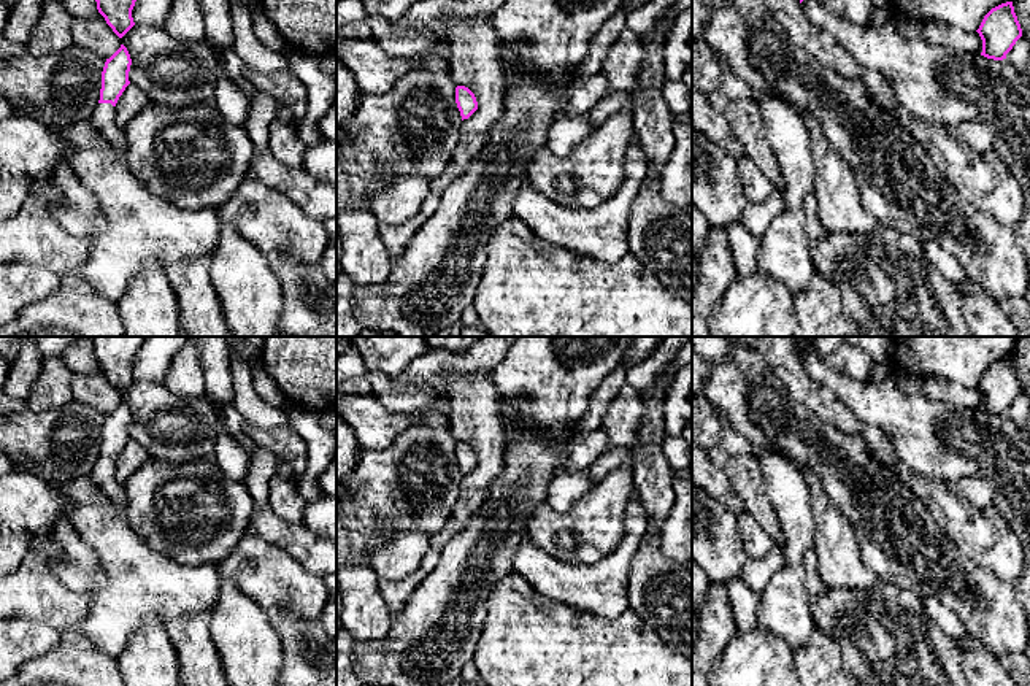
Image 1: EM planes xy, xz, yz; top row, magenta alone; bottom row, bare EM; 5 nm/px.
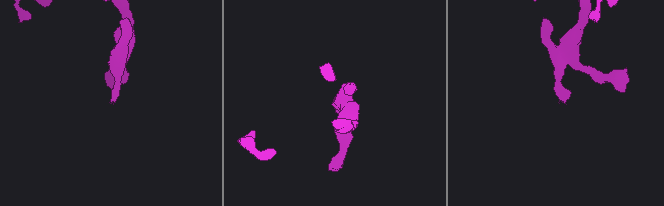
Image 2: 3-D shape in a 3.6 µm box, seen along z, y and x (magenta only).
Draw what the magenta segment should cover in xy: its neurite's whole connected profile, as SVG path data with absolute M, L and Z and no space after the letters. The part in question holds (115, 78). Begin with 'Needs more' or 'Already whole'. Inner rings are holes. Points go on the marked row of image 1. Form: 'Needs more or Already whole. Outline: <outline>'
Needs more. Outline: M124 44L105 62L102 71L100 100L94 111L92 122L102 138L125 157L125 137L116 125L116 103L130 84L132 59Z

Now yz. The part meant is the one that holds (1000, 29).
Already whole. Outline: M1013 2L992 8L976 30L982 40L981 56L993 60L1006 59L1016 41L1022 37L1022 29L1014 13Z

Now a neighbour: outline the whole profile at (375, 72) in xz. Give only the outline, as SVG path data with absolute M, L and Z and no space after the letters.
M351 40L341 44L341 64L365 94L386 94L408 70L419 67L432 49L416 56L390 56L375 40Z

